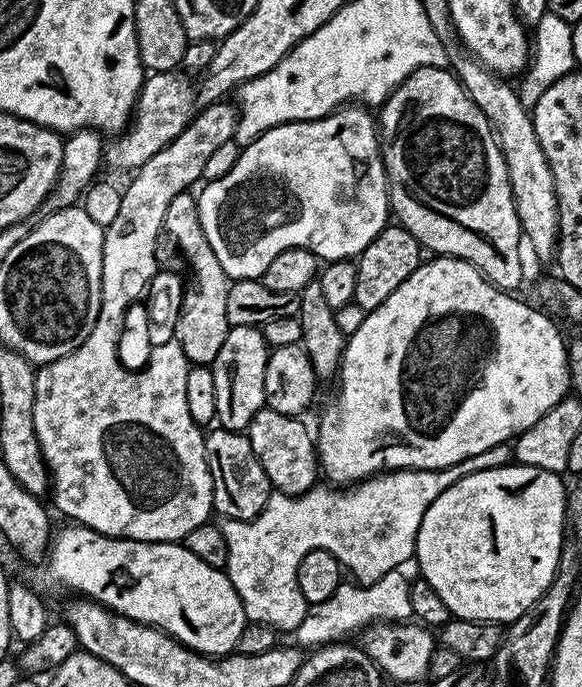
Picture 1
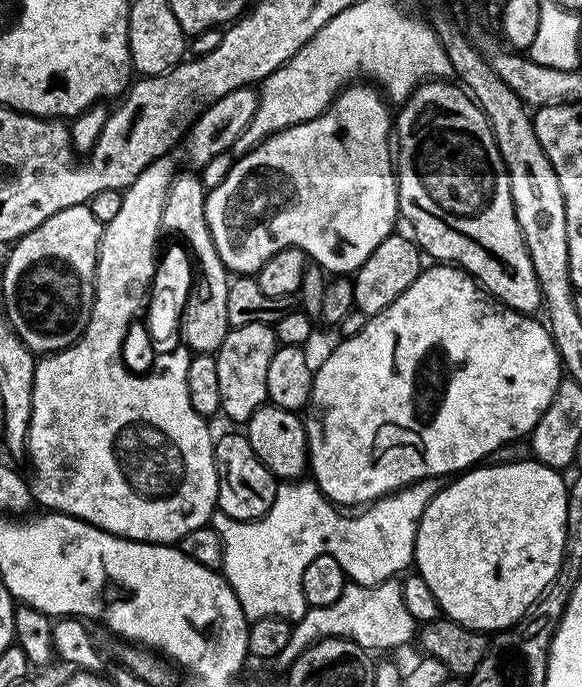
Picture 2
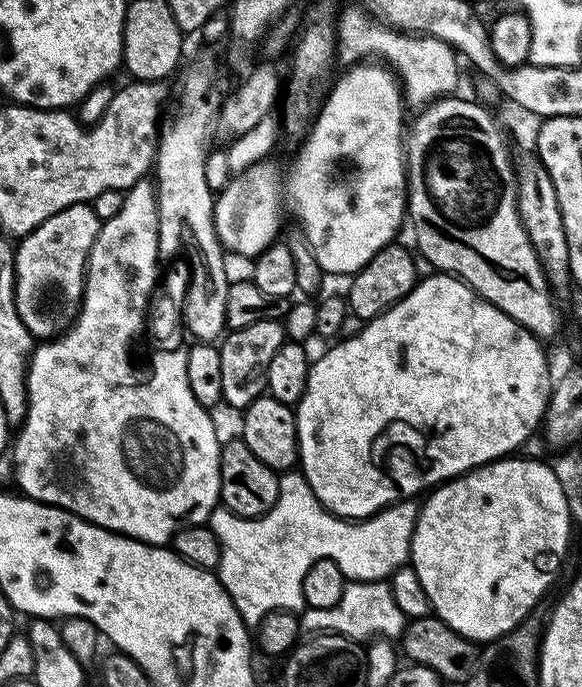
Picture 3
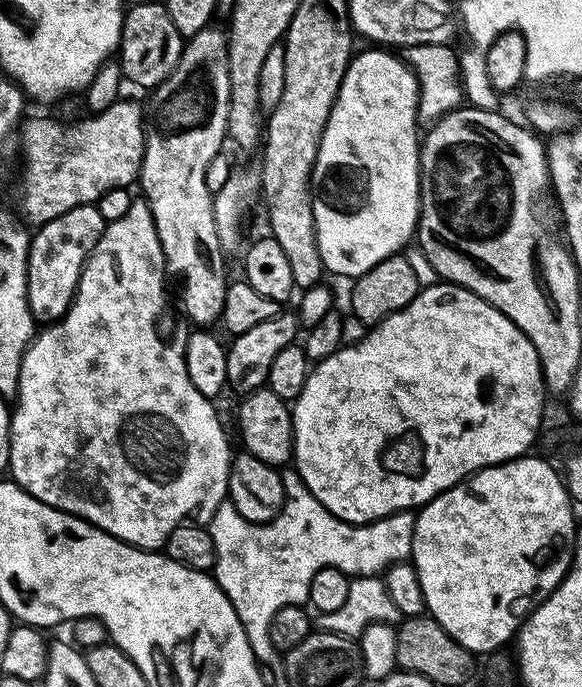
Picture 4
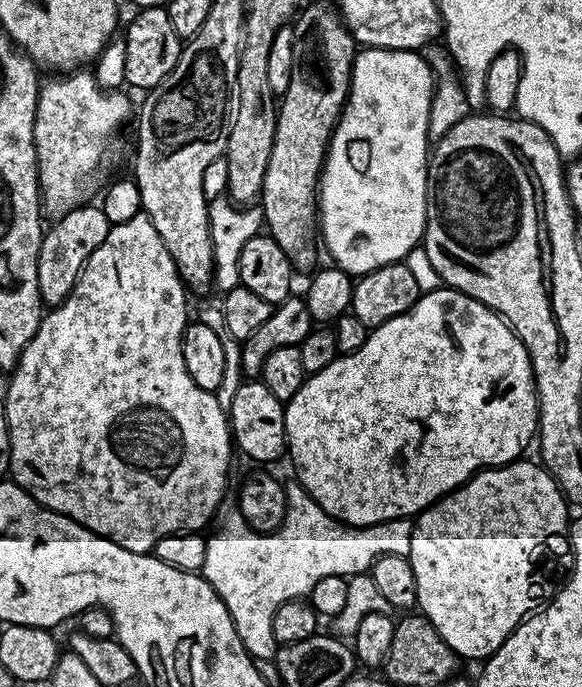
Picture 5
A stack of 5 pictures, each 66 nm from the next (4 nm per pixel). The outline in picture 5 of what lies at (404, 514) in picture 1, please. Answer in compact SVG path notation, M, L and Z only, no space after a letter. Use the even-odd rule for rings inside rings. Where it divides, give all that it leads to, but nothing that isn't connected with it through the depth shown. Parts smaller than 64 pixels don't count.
M299 482L289 483L286 488L288 494L288 513L282 522L282 526L277 528L274 532L255 532L242 518L239 507L235 503L223 505L222 511L219 513L218 521L220 520L220 532L216 532L213 536L207 537L208 545L206 546L206 562L202 569L202 575L205 580L210 582L210 586L218 594L218 598L222 598L222 602L226 606L226 610L230 614L230 618L234 622L234 630L238 630L238 638L242 638L242 646L247 652L253 654L259 652L270 652L275 649L276 643L274 641L274 616L275 612L284 604L290 603L292 600L299 600L301 598L308 598L314 586L317 585L318 580L327 578L331 575L342 576L349 578L360 573L367 573L372 565L380 556L384 555L400 555L407 557L410 550L410 538L412 537L411 519L405 518L402 520L387 520L385 524L374 524L367 528L357 528L350 524L342 524L329 514L326 510L322 510L322 506L318 506L318 502L314 502L312 495Z

